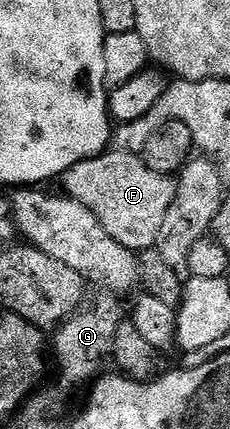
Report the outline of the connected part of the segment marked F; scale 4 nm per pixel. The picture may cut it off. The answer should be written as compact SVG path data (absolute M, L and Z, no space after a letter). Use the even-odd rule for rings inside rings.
M108 149L102 155L73 165L61 176L62 183L62 190L69 198L81 201L89 213L99 218L106 235L130 251L142 253L155 247L165 213L169 213L169 205L173 203L176 180L153 173L140 156Z

